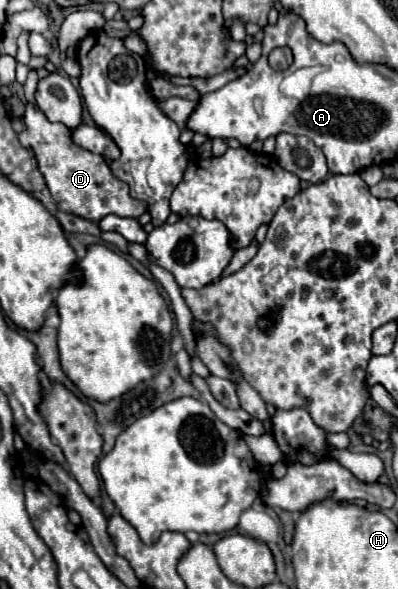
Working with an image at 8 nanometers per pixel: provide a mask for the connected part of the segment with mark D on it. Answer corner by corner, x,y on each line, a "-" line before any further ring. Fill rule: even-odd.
33,103
25,105
23,123
25,131
19,133
19,141
23,147
31,147
35,151
39,171
43,173
59,211
73,213
95,223
109,213
119,217
139,217
147,211
147,203
141,203
129,195
129,185
111,173
101,155
81,149
71,141
71,131
65,125
47,121
47,117

